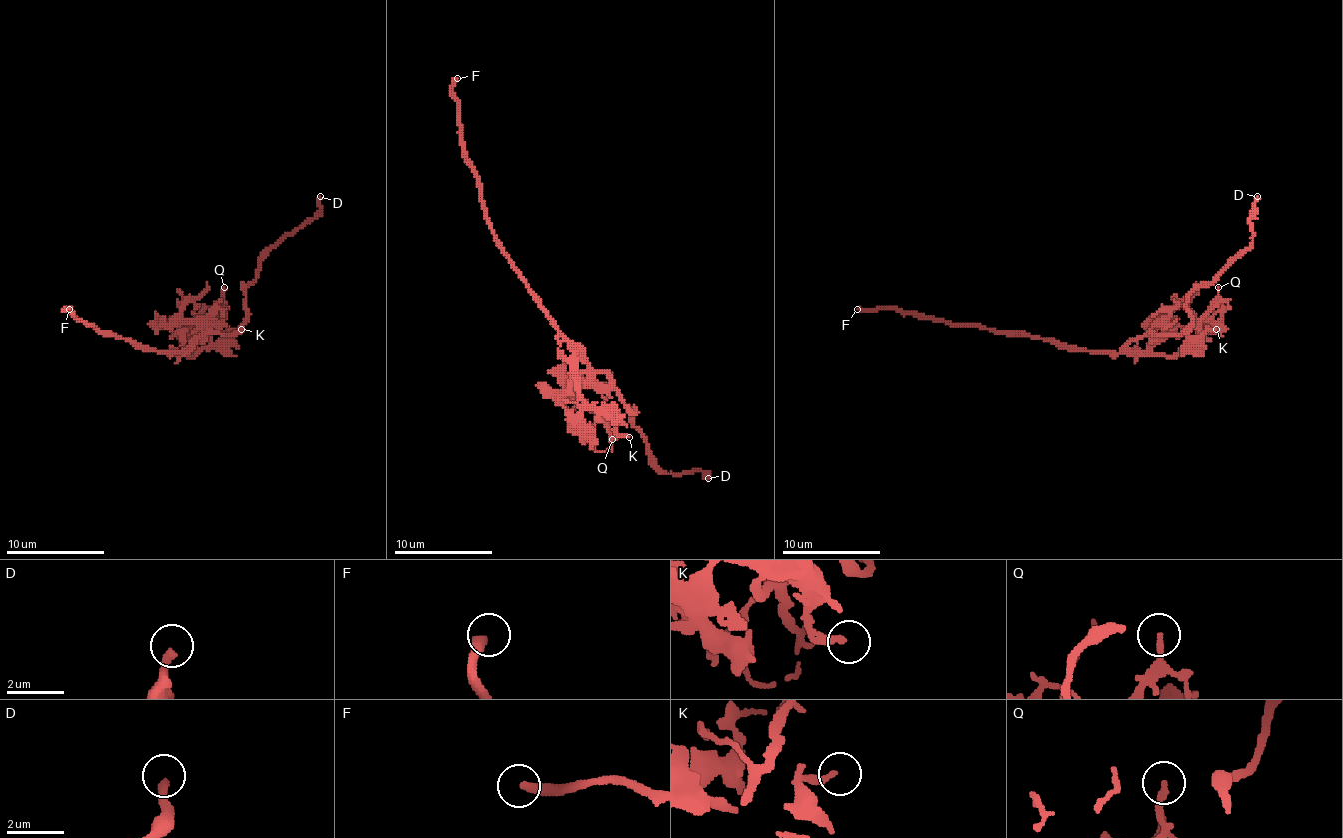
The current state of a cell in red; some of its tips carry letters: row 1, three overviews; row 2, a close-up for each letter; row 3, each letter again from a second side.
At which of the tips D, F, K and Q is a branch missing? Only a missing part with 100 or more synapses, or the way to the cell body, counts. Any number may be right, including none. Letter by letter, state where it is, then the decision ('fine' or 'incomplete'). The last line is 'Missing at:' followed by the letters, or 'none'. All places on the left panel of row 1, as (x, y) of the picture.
D: place (320, 196); incomplete
F: place (69, 309); fine
K: place (241, 329); fine
Q: place (224, 287); fine
Missing at: D

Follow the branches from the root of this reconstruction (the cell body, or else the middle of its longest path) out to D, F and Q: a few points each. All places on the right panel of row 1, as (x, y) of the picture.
D: (1115, 353), (1149, 334), (1179, 334), (1191, 321), (1186, 297), (1216, 280), (1252, 243), (1250, 218), (1257, 196)
F: (1115, 353), (1068, 351), (1044, 338), (1009, 336), (980, 326), (950, 326), (894, 309), (857, 309)
Q: (1115, 353), (1179, 356), (1198, 334), (1198, 321), (1218, 294), (1218, 287)

